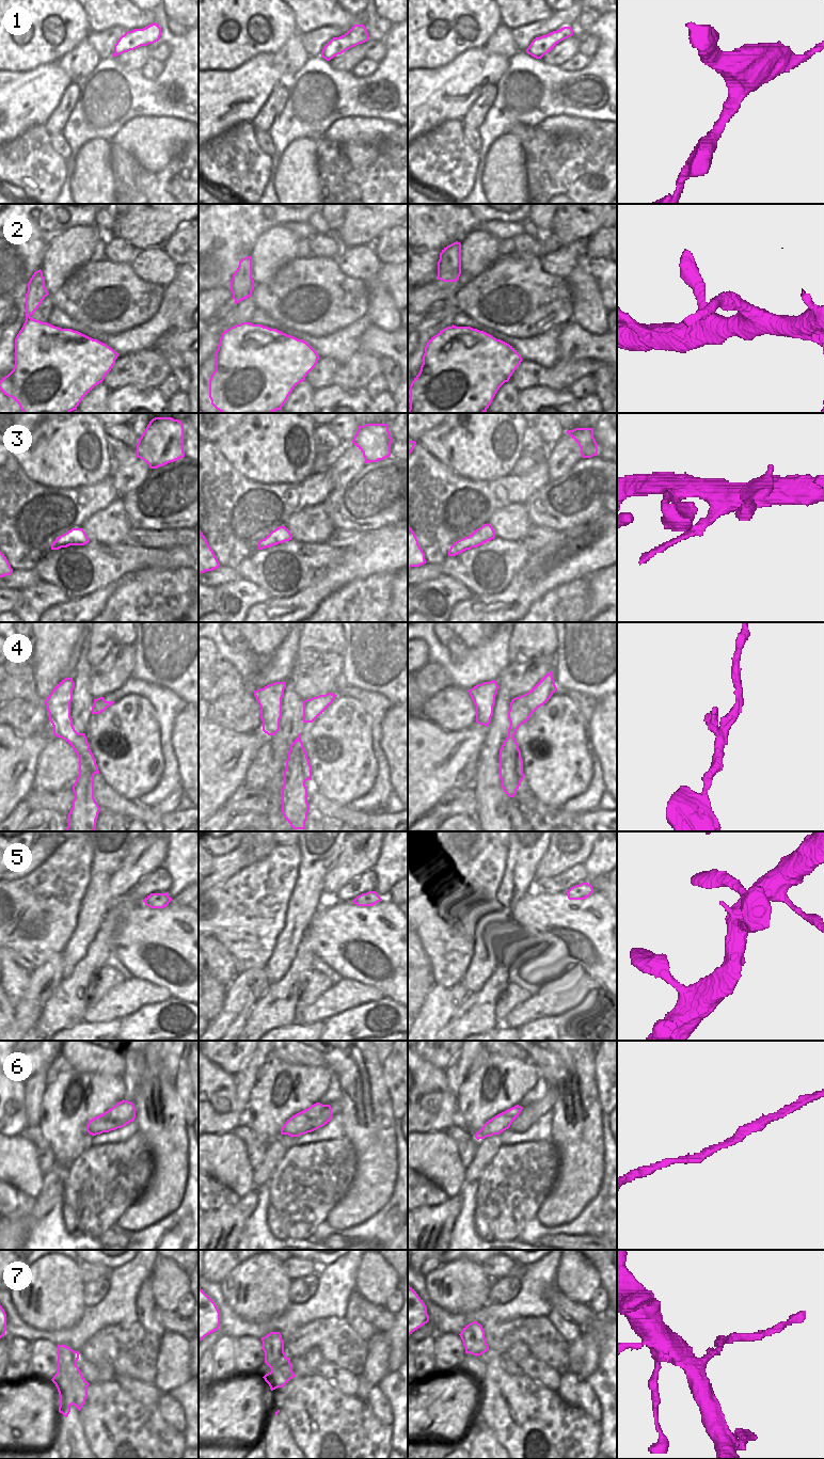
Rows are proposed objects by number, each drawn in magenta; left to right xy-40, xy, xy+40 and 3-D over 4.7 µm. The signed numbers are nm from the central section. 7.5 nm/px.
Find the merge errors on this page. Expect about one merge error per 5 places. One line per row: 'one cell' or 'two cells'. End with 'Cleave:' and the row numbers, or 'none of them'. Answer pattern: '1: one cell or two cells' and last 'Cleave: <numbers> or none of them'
1: one cell
2: one cell
3: two cells
4: one cell
5: one cell
6: one cell
7: two cells
Cleave: 3, 7

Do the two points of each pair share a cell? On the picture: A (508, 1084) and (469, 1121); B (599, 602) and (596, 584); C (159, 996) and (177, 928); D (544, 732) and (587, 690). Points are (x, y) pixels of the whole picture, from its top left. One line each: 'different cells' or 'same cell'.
A: same cell
B: same cell
C: different cells
D: different cells

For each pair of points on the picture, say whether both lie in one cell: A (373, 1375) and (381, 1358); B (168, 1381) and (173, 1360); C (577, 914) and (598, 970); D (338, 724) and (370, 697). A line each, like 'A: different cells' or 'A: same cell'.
A: same cell
B: same cell
C: same cell
D: different cells

